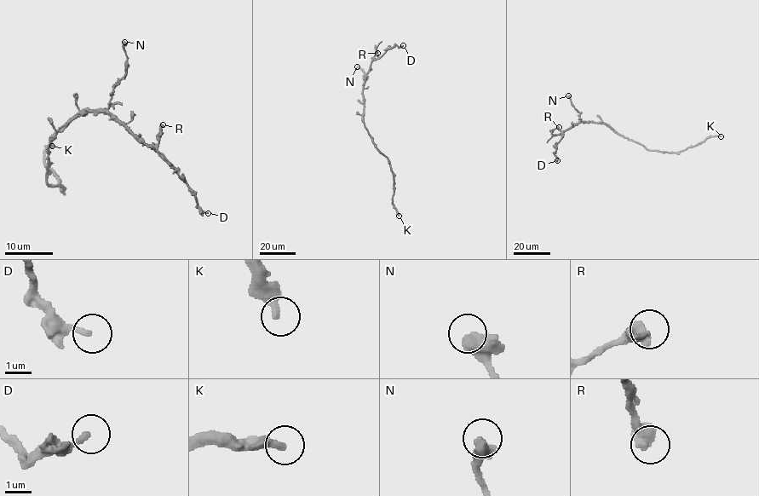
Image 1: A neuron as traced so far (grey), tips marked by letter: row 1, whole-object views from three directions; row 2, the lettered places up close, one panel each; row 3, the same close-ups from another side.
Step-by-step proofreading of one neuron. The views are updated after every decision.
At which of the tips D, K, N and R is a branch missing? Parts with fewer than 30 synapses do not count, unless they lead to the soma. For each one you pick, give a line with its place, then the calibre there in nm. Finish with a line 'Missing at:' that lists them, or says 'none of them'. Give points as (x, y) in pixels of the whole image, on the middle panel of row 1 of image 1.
Missing at: none of them

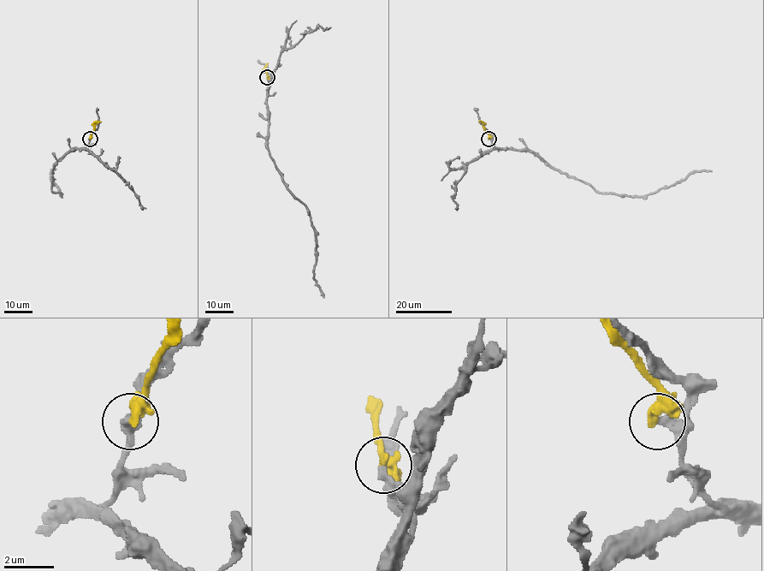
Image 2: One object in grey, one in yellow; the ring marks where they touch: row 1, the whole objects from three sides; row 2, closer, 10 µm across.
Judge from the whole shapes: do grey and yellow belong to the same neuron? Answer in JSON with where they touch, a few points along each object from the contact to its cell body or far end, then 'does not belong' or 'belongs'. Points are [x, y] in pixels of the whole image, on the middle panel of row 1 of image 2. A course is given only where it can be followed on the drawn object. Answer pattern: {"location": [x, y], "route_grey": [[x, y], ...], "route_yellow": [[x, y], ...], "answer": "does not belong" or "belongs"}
{"location": [267, 77], "route_grey": [[268, 77], [269, 154], [288, 191], [309, 213], [316, 250], [313, 276], [324, 297]], "route_yellow": [[268, 77], [264, 67], [268, 63]], "answer": "does not belong"}

